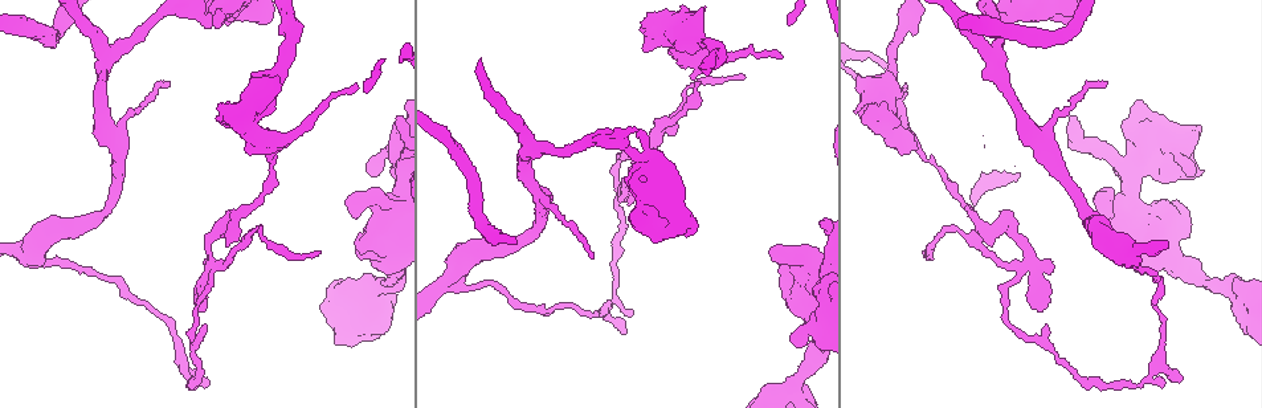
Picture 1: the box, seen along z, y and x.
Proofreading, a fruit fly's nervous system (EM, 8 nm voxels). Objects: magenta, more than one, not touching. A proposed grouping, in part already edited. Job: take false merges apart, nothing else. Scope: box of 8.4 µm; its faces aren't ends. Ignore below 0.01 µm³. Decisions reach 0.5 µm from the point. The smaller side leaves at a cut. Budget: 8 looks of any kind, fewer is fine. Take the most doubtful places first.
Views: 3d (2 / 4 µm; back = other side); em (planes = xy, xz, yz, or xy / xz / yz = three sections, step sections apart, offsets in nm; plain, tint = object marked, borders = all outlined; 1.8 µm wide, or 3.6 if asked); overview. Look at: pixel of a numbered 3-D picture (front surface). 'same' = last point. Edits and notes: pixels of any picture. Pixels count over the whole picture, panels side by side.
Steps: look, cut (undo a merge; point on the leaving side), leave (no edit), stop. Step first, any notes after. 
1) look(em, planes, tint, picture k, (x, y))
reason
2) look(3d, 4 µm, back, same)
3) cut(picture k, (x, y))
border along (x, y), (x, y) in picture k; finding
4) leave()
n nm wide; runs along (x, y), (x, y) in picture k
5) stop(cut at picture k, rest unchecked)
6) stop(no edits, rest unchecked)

look(3d, 2 µm, back, picture 1, (1019, 279))
four or more arms meet

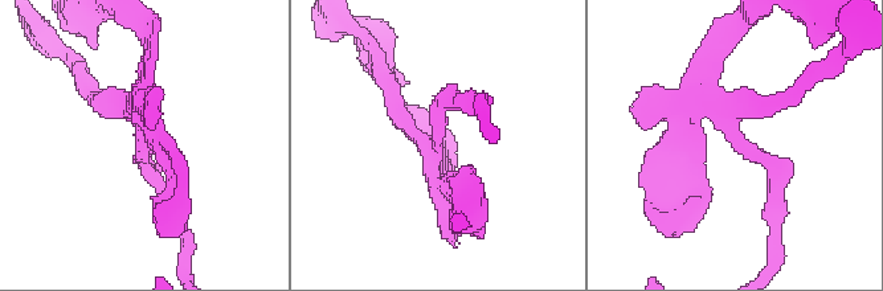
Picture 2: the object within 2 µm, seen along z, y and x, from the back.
look(em, planes, tint, picture 2, (439, 136))

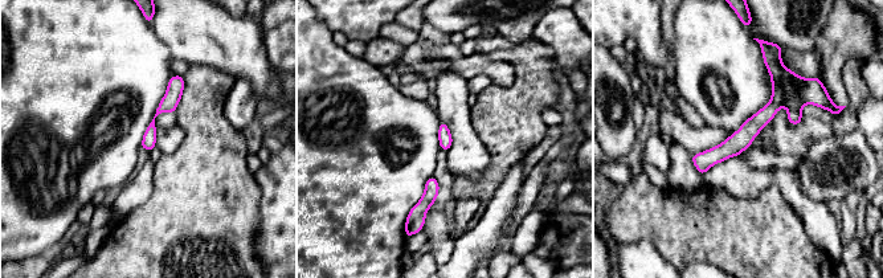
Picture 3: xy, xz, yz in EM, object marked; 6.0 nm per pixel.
cut(picture 3, (793, 102))
border along (784, 89), (790, 88), (806, 102) in picture 3; a second neuron is stuck on

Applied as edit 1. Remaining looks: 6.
look(em, planes, tint, picture 1, (621, 143))
calibre changes

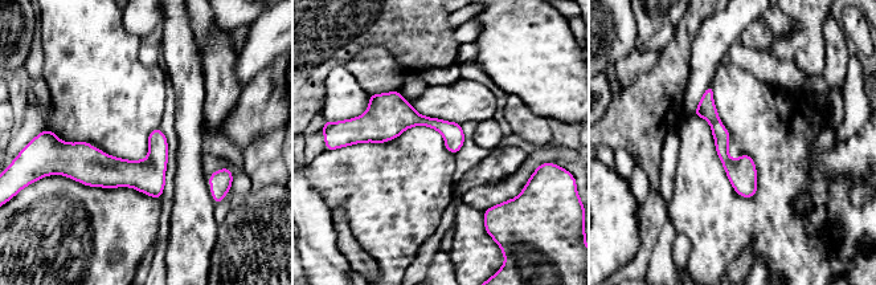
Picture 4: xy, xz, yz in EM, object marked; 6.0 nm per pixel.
leave()
runs along (709, 90), (721, 151), (749, 194) in picture 4; continuous, no second neuron

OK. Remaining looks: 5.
look(em, xz, step 16, tint, picture 1, (365, 290))
thin arm on a thick one

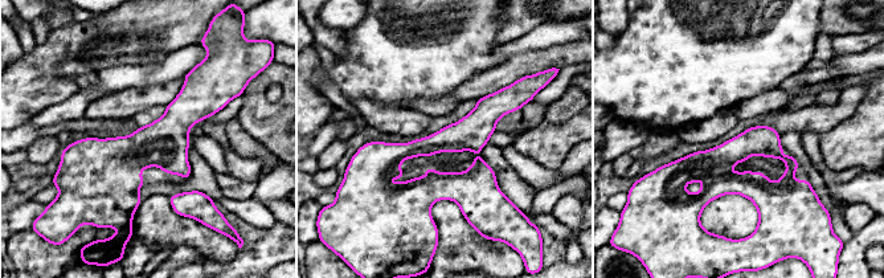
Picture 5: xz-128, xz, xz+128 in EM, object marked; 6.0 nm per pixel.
look(em, planes, tint, same)

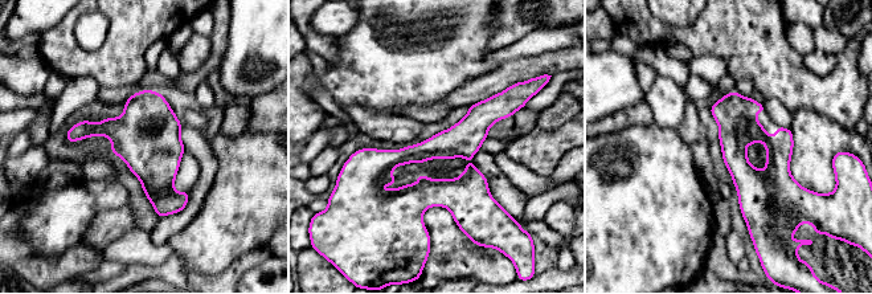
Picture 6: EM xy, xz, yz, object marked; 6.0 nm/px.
leave()
runs along (508, 113), (359, 160) in picture 6; all the same neuron

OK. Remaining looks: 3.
stop(cut at picture 3, rest unchecked)

